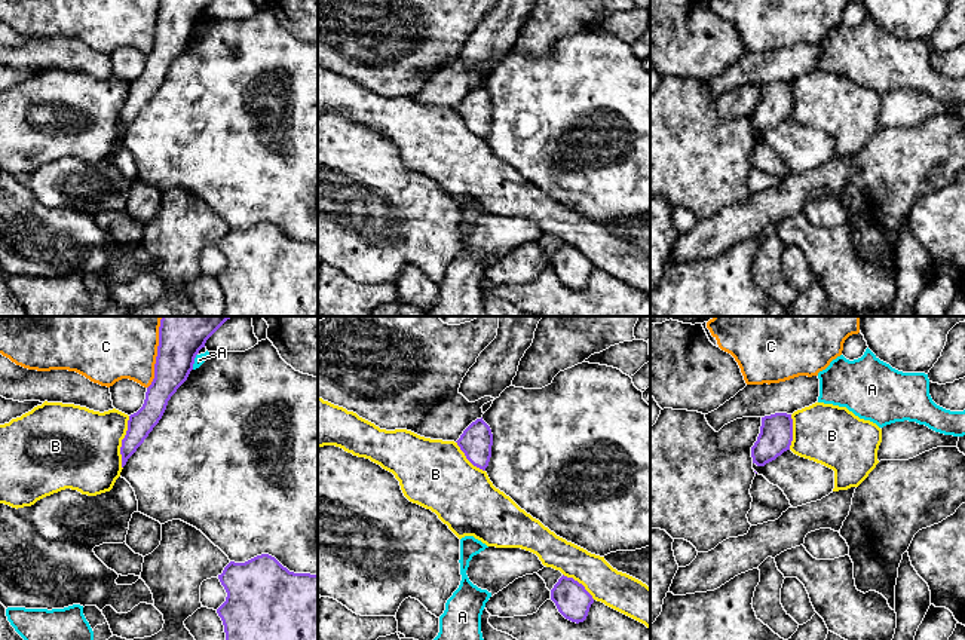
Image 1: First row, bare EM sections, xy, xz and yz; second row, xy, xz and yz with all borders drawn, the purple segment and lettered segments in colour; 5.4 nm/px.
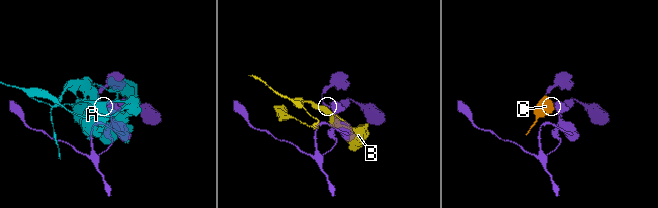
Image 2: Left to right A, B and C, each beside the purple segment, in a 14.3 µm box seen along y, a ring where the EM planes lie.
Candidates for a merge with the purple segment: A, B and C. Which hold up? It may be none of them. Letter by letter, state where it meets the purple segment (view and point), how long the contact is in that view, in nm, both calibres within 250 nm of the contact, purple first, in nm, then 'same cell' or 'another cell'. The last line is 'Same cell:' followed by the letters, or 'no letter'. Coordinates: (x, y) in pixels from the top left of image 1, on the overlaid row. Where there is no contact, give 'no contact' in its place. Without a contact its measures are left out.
A: xy (193, 361) | 90 nm | 300/60 nm | another cell
B: xy (122, 443) | 300 nm | 140/440 nm | same cell
C: xy (158, 352) | 400 nm | 300/480 nm | another cell
Same cell: B

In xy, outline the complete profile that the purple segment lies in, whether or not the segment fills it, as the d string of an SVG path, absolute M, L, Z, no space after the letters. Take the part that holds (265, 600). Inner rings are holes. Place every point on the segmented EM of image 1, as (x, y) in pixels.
M269 554L245 563L230 561L218 575L227 597L217 609L226 640L318 640L318 575L294 573Z

